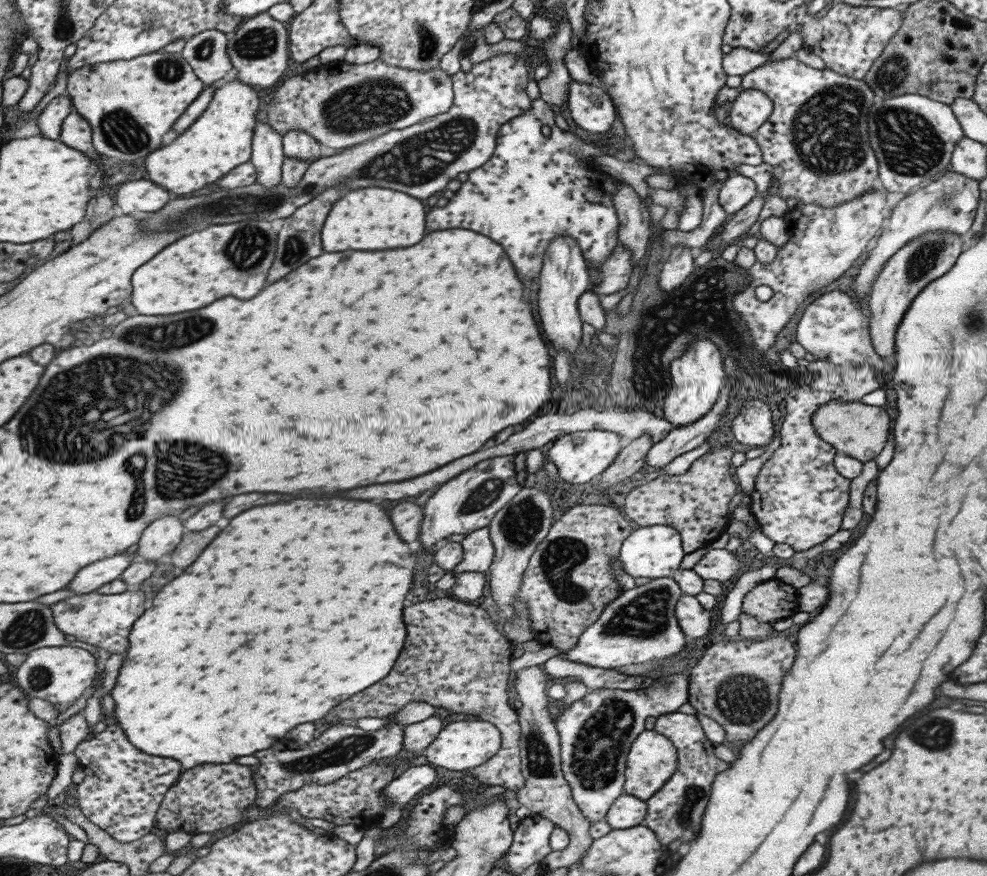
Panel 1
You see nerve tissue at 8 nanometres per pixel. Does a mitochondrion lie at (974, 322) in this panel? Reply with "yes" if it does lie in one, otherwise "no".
yes

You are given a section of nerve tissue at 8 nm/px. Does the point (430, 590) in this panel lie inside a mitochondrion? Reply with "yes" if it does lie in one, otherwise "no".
no

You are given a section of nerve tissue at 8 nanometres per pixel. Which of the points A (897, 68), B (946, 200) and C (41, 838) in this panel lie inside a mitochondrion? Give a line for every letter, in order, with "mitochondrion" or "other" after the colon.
A: mitochondrion
B: mitochondrion
C: other

